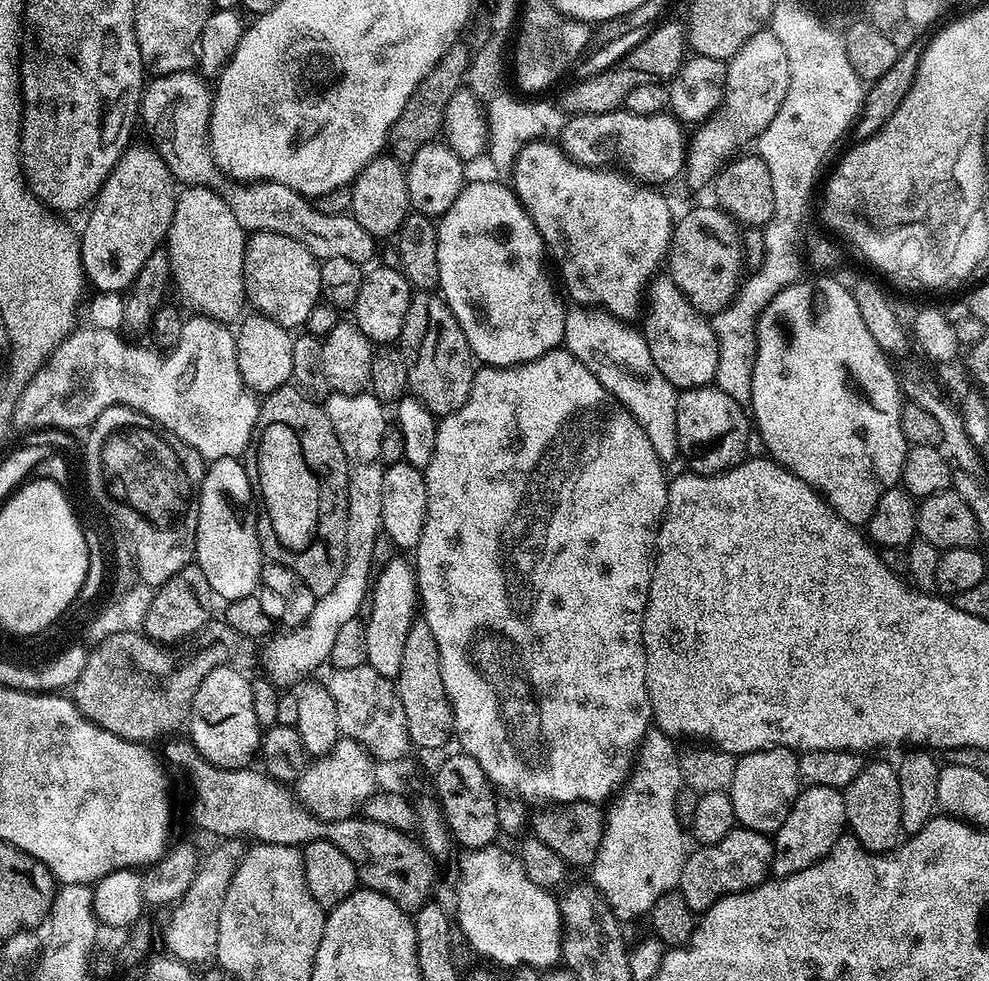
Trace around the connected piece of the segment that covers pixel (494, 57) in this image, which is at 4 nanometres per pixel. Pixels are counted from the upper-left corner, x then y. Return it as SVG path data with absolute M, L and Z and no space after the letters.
M487 35L486 40L477 54L472 58L472 66L476 71L484 68L492 70L488 78L490 84L494 87L494 96L486 100L488 109L488 129L489 129L489 147L488 153L498 166L507 166L510 170L512 164L516 161L517 154L521 148L532 140L538 140L542 137L552 138L558 136L562 129L565 128L567 113L557 104L544 101L544 98L536 103L526 102L514 98L507 90L503 74L498 71L502 62L500 57L503 56L507 46L509 49L510 40L507 36Z

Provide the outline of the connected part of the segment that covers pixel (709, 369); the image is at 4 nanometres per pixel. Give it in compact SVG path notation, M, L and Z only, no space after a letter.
M659 275L651 288L652 293L646 296L649 316L642 327L642 335L655 365L677 390L709 387L715 381L720 362L720 343L711 319L688 301L671 276Z

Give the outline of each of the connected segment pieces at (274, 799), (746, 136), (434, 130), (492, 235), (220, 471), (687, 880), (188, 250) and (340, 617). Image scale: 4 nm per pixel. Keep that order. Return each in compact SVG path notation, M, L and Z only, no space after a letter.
M169 739L162 756L169 765L172 763L178 771L184 772L185 778L188 779L188 784L192 787L192 820L202 831L209 832L210 835L216 836L215 838L235 838L257 844L303 846L319 840L334 842L334 846L338 846L338 850L342 850L342 854L346 854L346 858L354 862L356 879L363 887L390 898L390 902L394 902L409 914L415 913L416 909L429 903L431 896L428 895L431 894L432 883L436 880L437 861L419 839L411 840L413 837L409 833L399 832L390 826L382 826L382 822L374 822L360 814L348 816L344 820L320 820L285 781L276 780L256 766L219 768L217 764L211 764L192 745L191 739L183 739Z
M771 30L754 34L754 38L750 38L750 42L746 42L746 46L742 46L742 50L738 50L738 54L727 61L726 67L726 107L699 125L686 144L686 177L696 188L704 188L707 184L709 187L715 181L717 172L743 149L740 147L743 144L751 145L762 134L762 130L774 122L774 114L778 114L778 106L782 106L782 98L786 98L786 90L790 90L790 62L786 58L786 49Z
M458 42L442 54L439 62L432 67L430 74L422 78L418 90L410 94L410 102L406 102L406 110L398 114L398 122L394 122L392 133L388 136L387 147L390 155L401 162L411 162L414 154L422 150L422 146L433 143L441 135L444 119L446 118L446 106L450 103L450 98L465 83L464 75L470 72L470 50L464 42Z
M465 183L458 198L454 198L450 210L439 217L436 233L439 291L450 306L454 318L458 318L458 326L462 326L466 342L470 342L473 357L481 365L489 368L513 368L516 364L542 358L542 354L563 345L565 301L560 301L552 289L544 239L538 234L530 214L521 206L520 199L507 183Z
M237 457L222 458L211 461L204 473L204 481L200 487L200 509L198 510L198 530L196 531L196 555L194 562L206 574L206 582L210 582L213 593L221 596L221 601L237 600L253 595L261 587L260 571L266 563L266 552L262 547L262 532L256 529L256 508L258 512L258 496L254 491L254 480L246 469L240 465Z
M737 826L722 838L722 842L697 847L697 852L689 851L678 885L686 906L693 914L702 914L724 896L745 892L764 883L772 870L772 842L771 835Z
M188 186L176 197L174 218L166 237L172 257L171 279L196 307L193 309L197 313L236 322L246 312L244 268L248 236L227 199L214 189L212 186Z
M368 390L358 394L329 391L323 406L326 418L330 418L334 426L334 434L338 434L338 442L342 442L342 450L348 459L348 530L346 532L348 560L344 563L343 576L338 580L338 586L334 586L330 594L317 599L307 622L299 628L285 631L283 633L285 636L273 635L267 641L271 664L266 672L272 683L277 686L295 685L311 677L315 668L329 663L330 649L333 648L342 625L357 619L369 599L370 581L374 576L372 563L374 538L381 535L384 527L382 478L386 465L380 455L382 438L390 427L389 417L388 420L384 417L385 401L379 400Z

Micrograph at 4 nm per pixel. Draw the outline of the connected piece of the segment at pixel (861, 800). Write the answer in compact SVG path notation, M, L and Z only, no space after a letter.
M880 760L873 764L872 761L865 763L858 778L854 778L854 782L850 782L843 793L847 827L867 852L891 852L901 843L902 794L898 790L898 774L891 763L883 764Z

